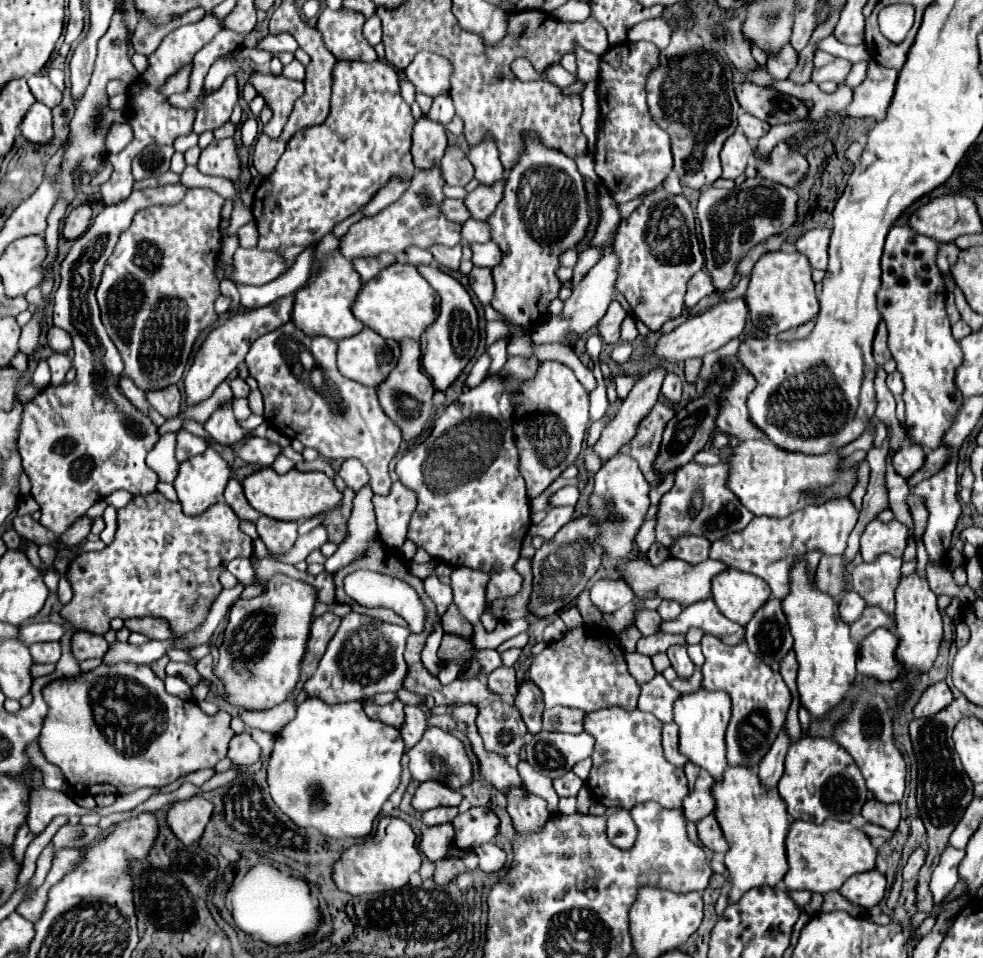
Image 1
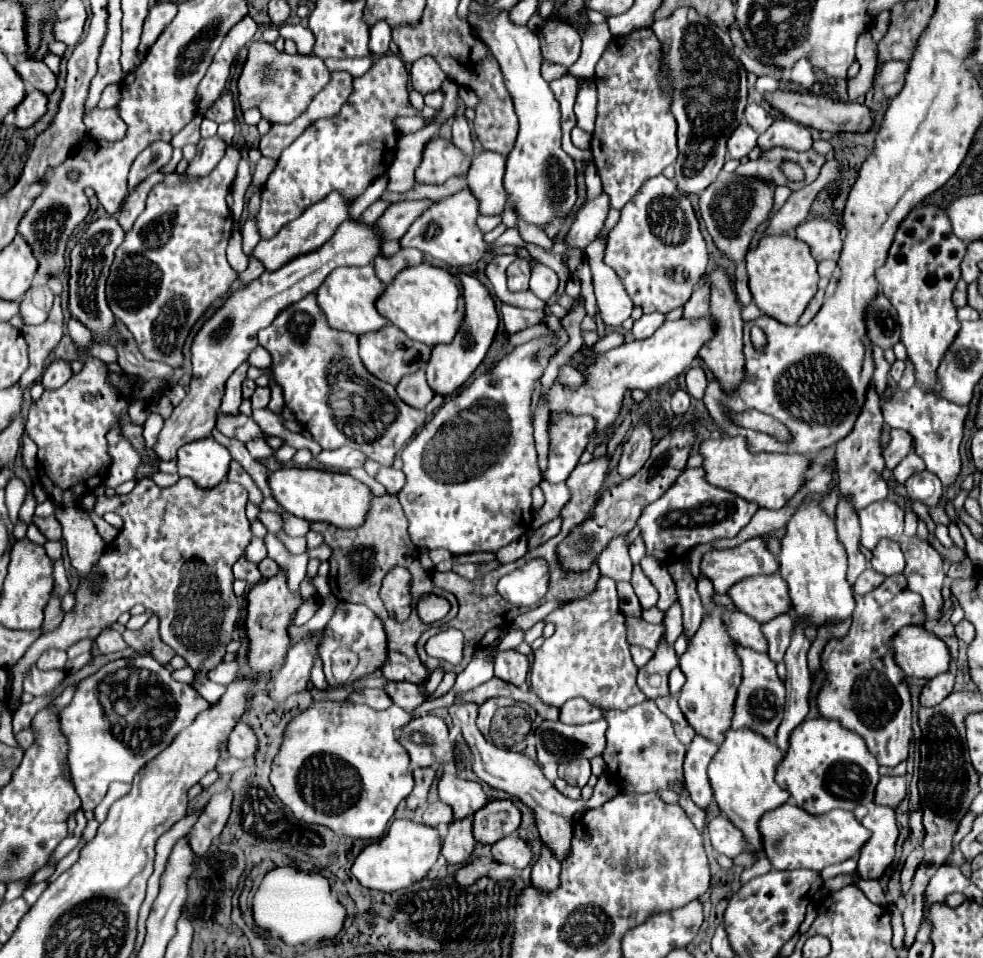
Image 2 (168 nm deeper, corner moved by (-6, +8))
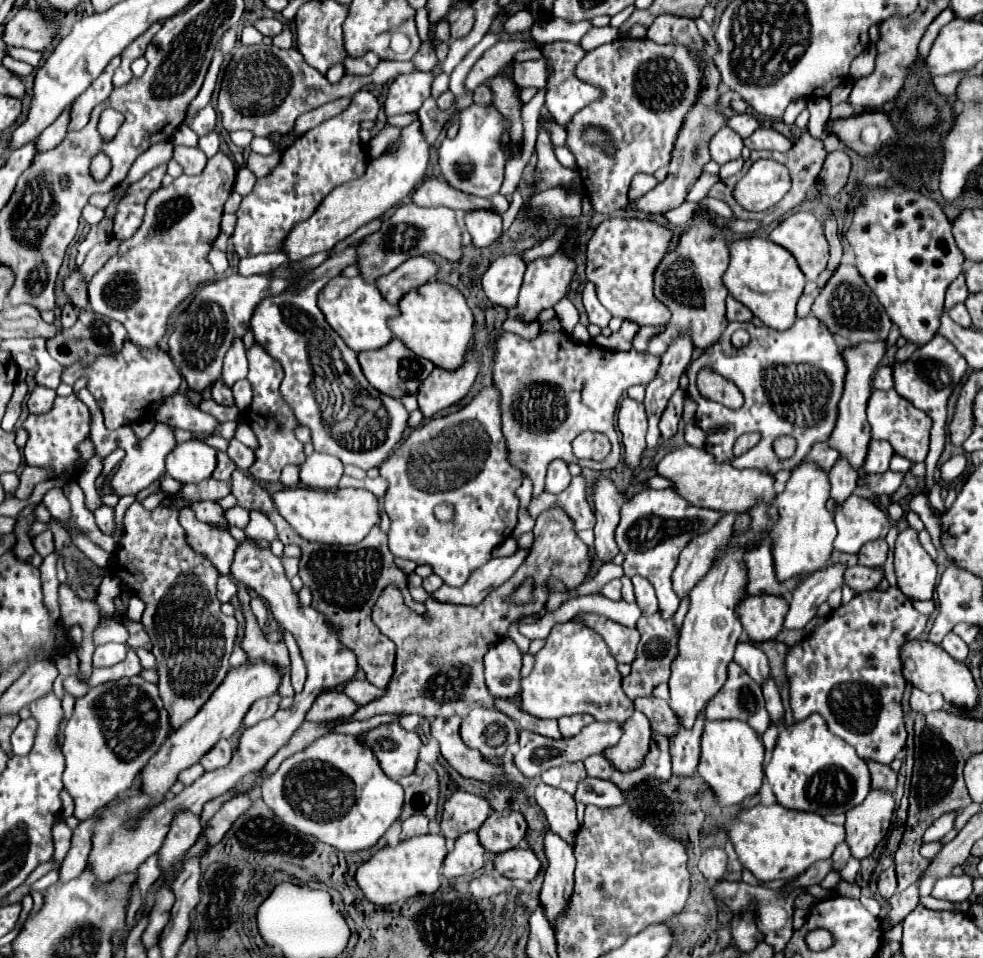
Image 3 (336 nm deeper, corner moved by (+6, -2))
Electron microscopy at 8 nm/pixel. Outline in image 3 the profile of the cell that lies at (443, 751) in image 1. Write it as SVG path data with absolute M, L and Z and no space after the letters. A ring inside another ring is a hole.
M384 724L360 736L372 746L382 770L392 780L400 780L416 770L422 740L418 732L408 732L400 724Z

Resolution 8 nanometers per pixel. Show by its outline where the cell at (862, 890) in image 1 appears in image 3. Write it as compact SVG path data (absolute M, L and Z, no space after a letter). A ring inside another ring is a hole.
M872 790L866 800L846 814L846 844L852 858L868 858L878 842L888 834L894 812L894 796L888 792Z

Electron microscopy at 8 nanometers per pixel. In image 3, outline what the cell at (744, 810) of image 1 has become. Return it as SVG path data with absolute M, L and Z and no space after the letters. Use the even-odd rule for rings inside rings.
M706 722L698 774L710 786L718 806L740 804L744 798L756 796L764 784L762 738L744 722Z

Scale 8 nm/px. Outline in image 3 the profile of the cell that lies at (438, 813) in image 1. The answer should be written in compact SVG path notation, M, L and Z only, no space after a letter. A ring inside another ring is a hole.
M416 814L408 820L402 822L402 834L400 838L406 840L406 838L412 838L412 836L422 836L422 834L428 834L428 818L424 814Z

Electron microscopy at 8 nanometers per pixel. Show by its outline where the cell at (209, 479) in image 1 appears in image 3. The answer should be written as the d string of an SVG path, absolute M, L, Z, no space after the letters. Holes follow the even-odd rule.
M202 442L178 444L166 458L166 474L182 484L200 484L216 468L216 450Z

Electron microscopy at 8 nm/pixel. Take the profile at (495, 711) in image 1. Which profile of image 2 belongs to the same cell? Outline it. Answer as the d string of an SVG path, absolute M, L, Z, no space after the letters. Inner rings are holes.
M492 698L492 700L486 700L482 706L480 706L480 714L478 714L478 728L480 732L484 734L486 740L490 740L488 736L488 728L490 728L490 720L494 716L494 712L500 708L500 706L512 706L514 700L512 698Z

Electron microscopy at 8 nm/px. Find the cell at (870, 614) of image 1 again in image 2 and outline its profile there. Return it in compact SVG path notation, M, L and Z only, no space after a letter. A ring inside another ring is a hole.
M900 574L900 576L888 576L888 578L880 584L880 588L876 588L876 590L864 594L864 596L854 596L854 600L856 600L856 608L854 608L854 612L852 612L852 626L850 626L850 632L848 632L844 638L832 638L832 640L828 640L828 644L824 646L822 656L820 656L822 670L826 670L826 680L824 680L824 684L822 684L820 692L818 692L818 710L820 710L820 714L822 714L824 718L840 720L840 724L842 724L846 730L852 730L852 732L856 732L858 736L862 736L862 738L866 740L866 744L868 744L868 750L876 756L876 760L878 760L880 766L896 766L896 764L900 764L902 760L908 758L908 746L910 746L910 738L912 738L912 700L910 700L910 688L908 688L906 676L904 676L902 668L894 662L894 654L892 654L890 642L892 642L892 638L896 636L896 632L898 632L900 628L904 628L904 626L908 626L908 624L924 624L924 622L926 622L926 620L924 620L924 610L922 610L922 604L920 604L920 596L916 596L916 594L908 588L908 582L906 582L906 576L904 576L904 574Z

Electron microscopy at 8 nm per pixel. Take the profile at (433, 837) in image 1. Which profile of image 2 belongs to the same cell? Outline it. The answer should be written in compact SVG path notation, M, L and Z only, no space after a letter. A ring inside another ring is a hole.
M470 818L456 820L456 822L452 822L448 834L442 840L442 856L452 866L466 864L468 858L472 856L476 844L478 842L472 834L472 820Z

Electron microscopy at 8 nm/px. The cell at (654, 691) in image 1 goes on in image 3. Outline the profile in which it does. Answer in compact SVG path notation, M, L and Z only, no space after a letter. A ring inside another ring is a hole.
M660 612L640 618L636 628L642 634L640 646L636 652L636 660L632 662L632 672L622 680L622 688L630 700L636 700L640 696L648 698L660 682L668 682L670 664L672 658L676 656L676 638L678 638L678 630L674 628L674 622L662 622Z

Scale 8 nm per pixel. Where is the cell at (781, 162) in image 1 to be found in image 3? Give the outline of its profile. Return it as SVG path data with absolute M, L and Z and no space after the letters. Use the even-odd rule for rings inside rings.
M758 128L752 136L744 140L744 146L750 150L778 150L778 152L788 152L792 148L792 142L780 134L774 128Z

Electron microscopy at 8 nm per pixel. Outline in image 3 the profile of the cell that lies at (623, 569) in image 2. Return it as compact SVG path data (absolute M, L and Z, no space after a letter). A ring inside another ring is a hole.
M602 476L594 488L594 514L596 514L596 558L602 562L612 562L612 558L620 552L614 540L614 530L620 520L620 506L622 506L622 494L616 490L614 482L606 476Z

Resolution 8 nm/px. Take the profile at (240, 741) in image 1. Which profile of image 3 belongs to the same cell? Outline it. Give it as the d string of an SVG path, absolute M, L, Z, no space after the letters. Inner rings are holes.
M220 740L202 760L200 764L206 768L206 770L216 770L220 766L226 766L230 760L232 760L232 754L234 754L234 748L230 744L230 740Z

